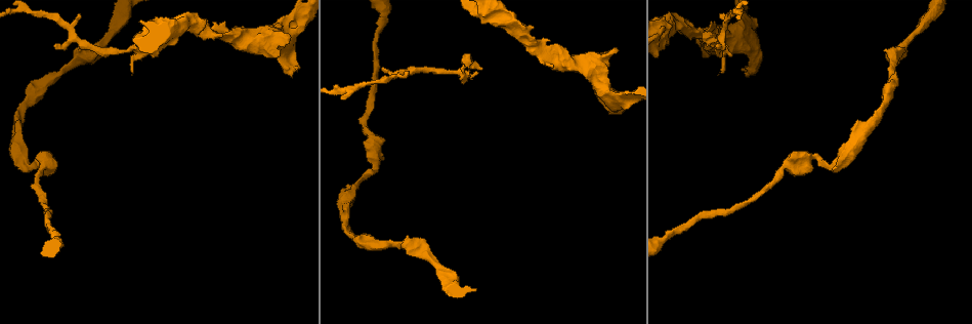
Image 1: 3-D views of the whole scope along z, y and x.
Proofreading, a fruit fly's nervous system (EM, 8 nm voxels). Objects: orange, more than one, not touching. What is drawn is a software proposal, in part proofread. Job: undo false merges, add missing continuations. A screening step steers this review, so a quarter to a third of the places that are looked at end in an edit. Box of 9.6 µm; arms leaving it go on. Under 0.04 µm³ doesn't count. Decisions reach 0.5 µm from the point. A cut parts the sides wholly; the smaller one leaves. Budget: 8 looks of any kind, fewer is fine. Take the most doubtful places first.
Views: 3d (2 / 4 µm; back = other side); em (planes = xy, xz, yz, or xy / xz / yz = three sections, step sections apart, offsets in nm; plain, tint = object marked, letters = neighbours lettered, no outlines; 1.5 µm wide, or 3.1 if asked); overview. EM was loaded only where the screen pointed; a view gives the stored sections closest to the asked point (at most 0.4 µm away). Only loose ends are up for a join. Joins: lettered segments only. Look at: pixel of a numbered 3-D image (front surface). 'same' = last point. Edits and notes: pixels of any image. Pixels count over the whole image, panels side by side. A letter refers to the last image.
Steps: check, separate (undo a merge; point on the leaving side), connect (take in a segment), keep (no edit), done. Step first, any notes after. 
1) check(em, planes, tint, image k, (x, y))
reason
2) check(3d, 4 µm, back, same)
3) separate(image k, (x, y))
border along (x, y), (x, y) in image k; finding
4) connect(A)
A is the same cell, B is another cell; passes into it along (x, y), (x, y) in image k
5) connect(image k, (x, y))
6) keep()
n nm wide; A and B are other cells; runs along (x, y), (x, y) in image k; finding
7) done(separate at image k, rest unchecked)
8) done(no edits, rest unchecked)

check(em, xy, step 8, tint, image 1, (296, 69))

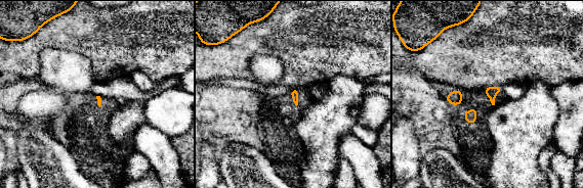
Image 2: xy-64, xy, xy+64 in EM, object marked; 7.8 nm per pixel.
check(em, xy, step 8, letters, same)
what lies round it

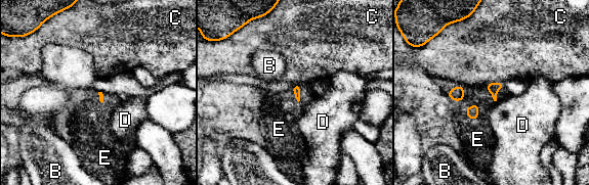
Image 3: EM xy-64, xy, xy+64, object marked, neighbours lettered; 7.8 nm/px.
connect(E)
E is the same cell, B, C and D are other cells; passes into it along (472, 111), (477, 113), (477, 139) in image 3; it goes on there

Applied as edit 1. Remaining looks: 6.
check(overview)
redraw

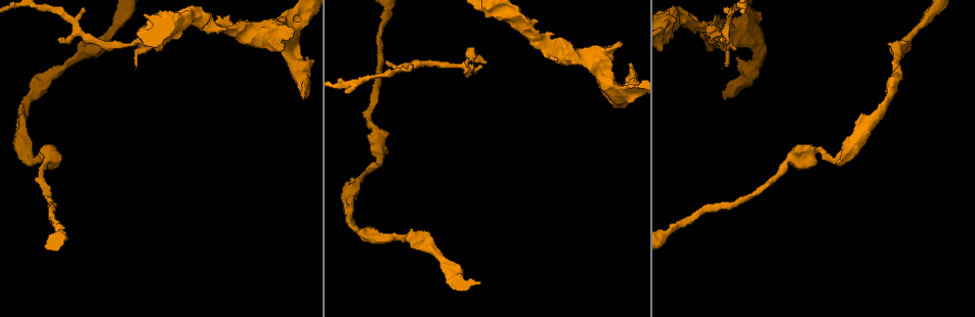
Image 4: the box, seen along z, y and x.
check(3d, 2 µm, image 4, (921, 25))
calibre changes

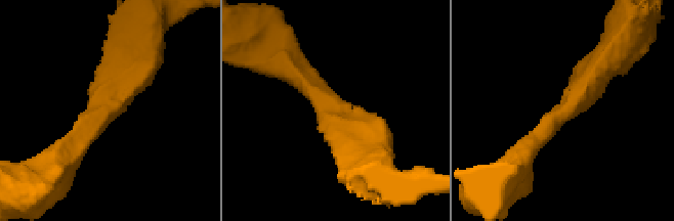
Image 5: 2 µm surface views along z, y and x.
check(em, xz, step 4, letters, image 5, (569, 106))

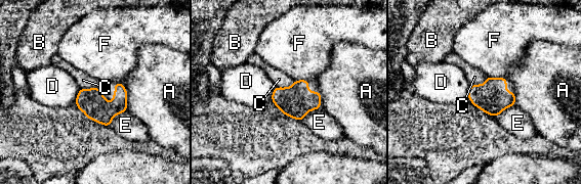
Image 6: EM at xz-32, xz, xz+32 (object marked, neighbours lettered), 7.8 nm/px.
keep()
200 nm wide; A, B, C, D, E and F are other cells; continuous, no second neuron

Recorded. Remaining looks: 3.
done(connect at image 3, rest unchecked)

